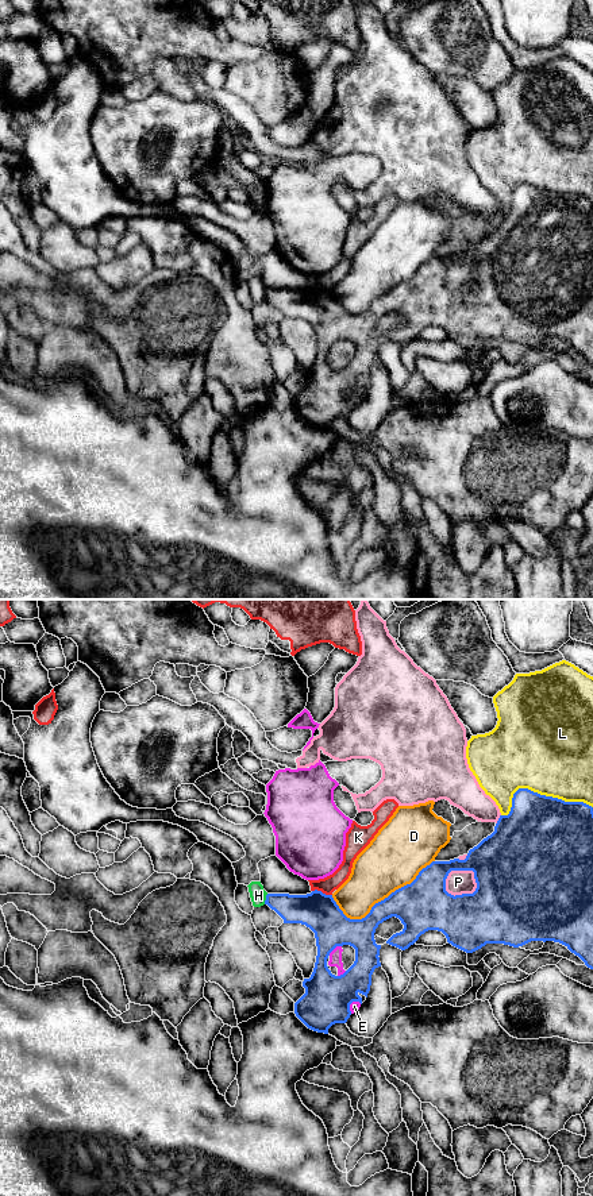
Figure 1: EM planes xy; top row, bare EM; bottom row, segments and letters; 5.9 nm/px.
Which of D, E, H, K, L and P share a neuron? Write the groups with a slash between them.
D / E / H / K / L / P

